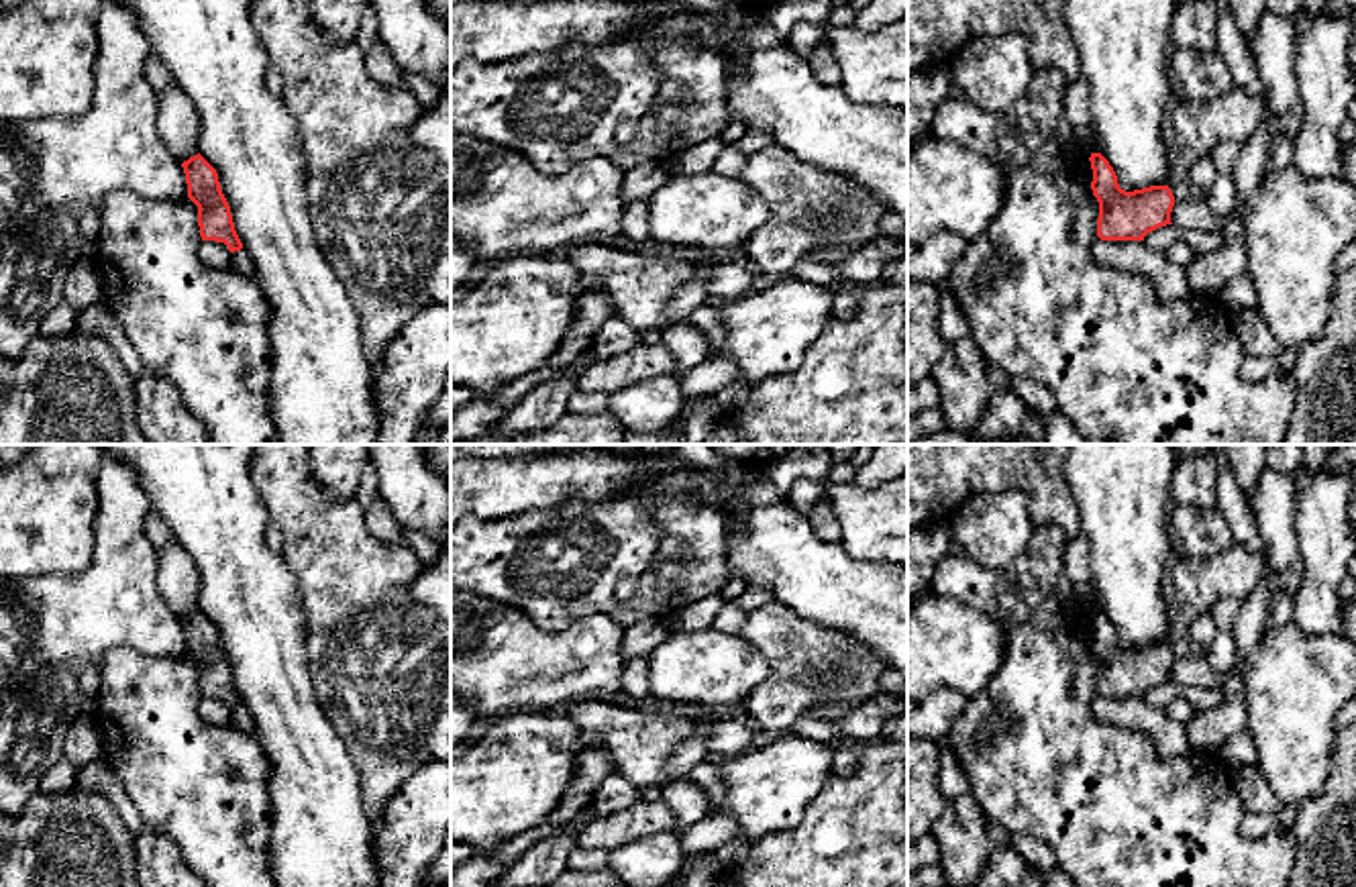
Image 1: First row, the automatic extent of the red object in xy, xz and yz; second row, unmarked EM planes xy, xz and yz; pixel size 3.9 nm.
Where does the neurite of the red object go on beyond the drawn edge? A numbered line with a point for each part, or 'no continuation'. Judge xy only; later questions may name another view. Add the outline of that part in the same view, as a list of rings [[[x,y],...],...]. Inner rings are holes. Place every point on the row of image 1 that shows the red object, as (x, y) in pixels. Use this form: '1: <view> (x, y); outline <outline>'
no continuation

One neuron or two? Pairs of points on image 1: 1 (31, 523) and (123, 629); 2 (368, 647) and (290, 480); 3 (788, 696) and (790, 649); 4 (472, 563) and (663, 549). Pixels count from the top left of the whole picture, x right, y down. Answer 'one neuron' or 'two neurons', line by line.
1: two neurons
2: one neuron
3: one neuron
4: one neuron

